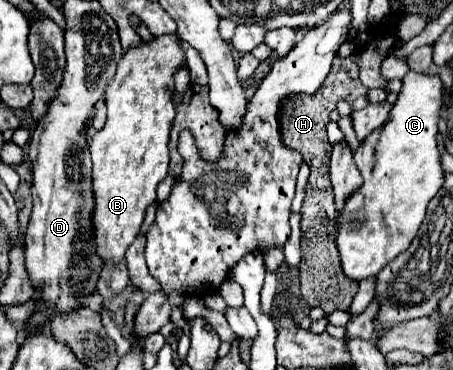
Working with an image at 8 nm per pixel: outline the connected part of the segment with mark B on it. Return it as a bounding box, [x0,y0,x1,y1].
[89,36,185,264]

